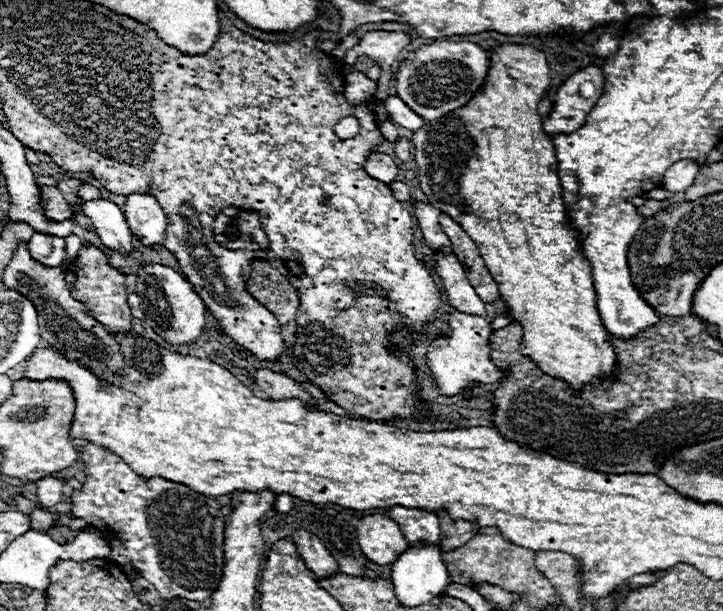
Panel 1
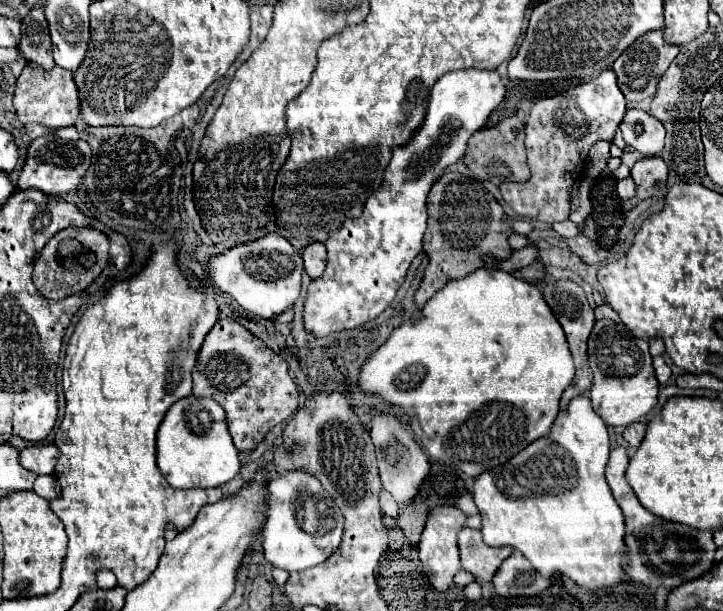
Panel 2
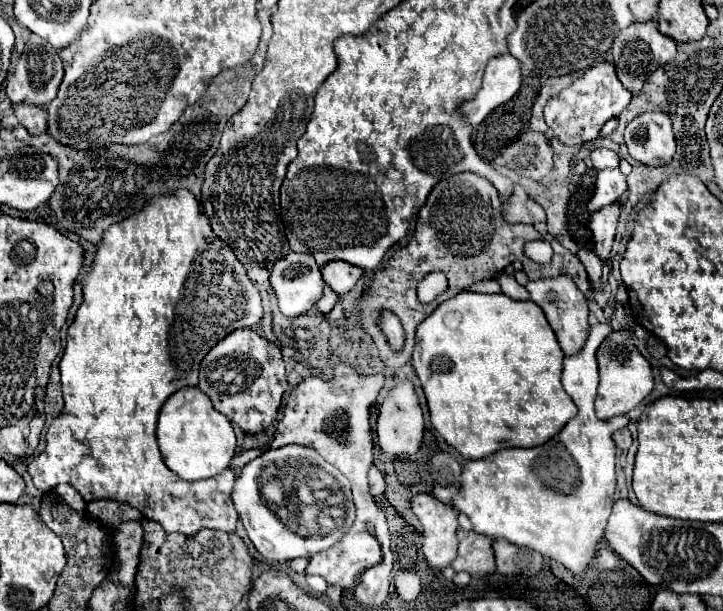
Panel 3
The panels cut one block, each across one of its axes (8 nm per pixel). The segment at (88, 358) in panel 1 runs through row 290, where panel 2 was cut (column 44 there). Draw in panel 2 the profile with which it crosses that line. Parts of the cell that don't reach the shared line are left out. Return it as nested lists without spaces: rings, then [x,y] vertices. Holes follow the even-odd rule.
[[[34,8],[22,20],[22,40],[20,52],[28,62],[34,62],[46,70],[52,70],[56,64],[52,60],[52,42],[48,34],[48,22],[42,14],[42,8]]]

